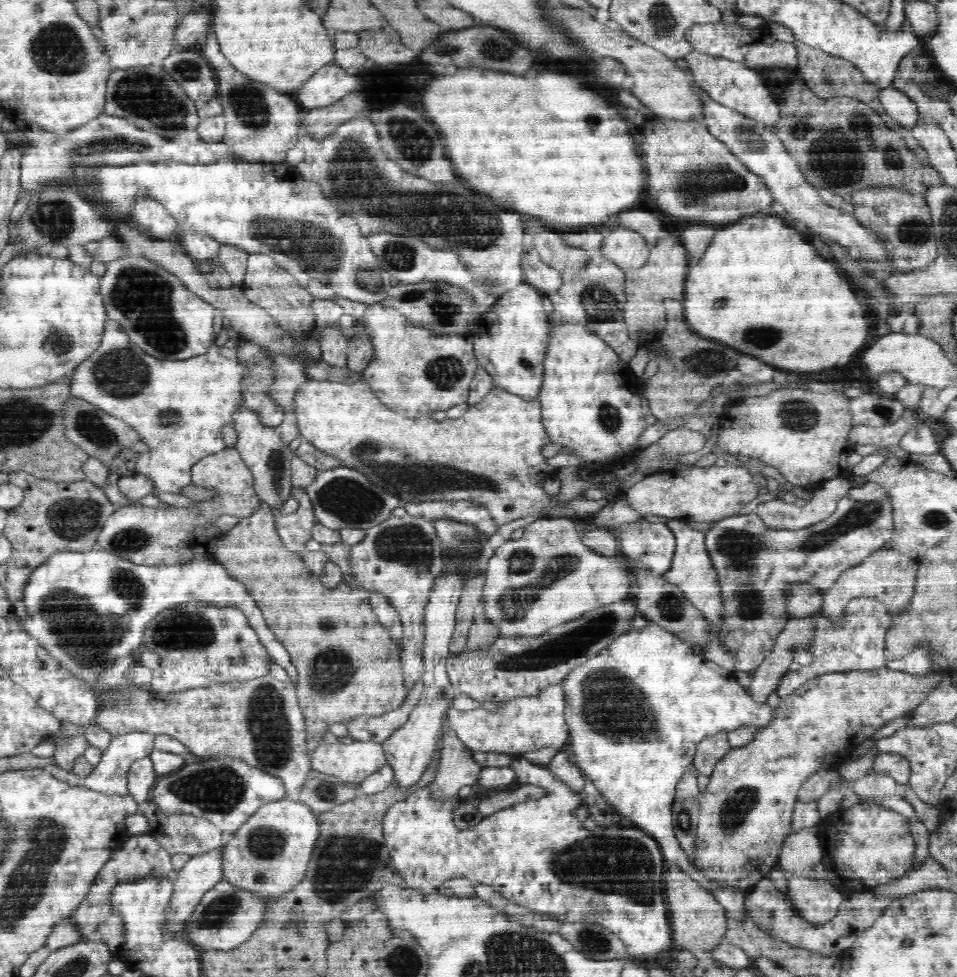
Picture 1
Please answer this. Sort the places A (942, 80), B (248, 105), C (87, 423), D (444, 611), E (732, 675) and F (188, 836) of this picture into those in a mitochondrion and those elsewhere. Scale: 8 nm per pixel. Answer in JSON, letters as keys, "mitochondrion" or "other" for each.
{"A":"other","B":"mitochondrion","C":"mitochondrion","D":"other","E":"other","F":"mitochondrion"}

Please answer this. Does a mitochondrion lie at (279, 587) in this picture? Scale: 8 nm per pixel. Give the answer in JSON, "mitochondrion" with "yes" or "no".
{"mitochondrion":"no"}

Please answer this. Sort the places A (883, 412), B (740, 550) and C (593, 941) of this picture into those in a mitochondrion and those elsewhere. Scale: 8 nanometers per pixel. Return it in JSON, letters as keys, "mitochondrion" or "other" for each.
{"A":"mitochondrion","B":"mitochondrion","C":"mitochondrion"}

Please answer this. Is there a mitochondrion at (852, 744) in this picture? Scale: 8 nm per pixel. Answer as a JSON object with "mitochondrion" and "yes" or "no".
{"mitochondrion":"no"}

